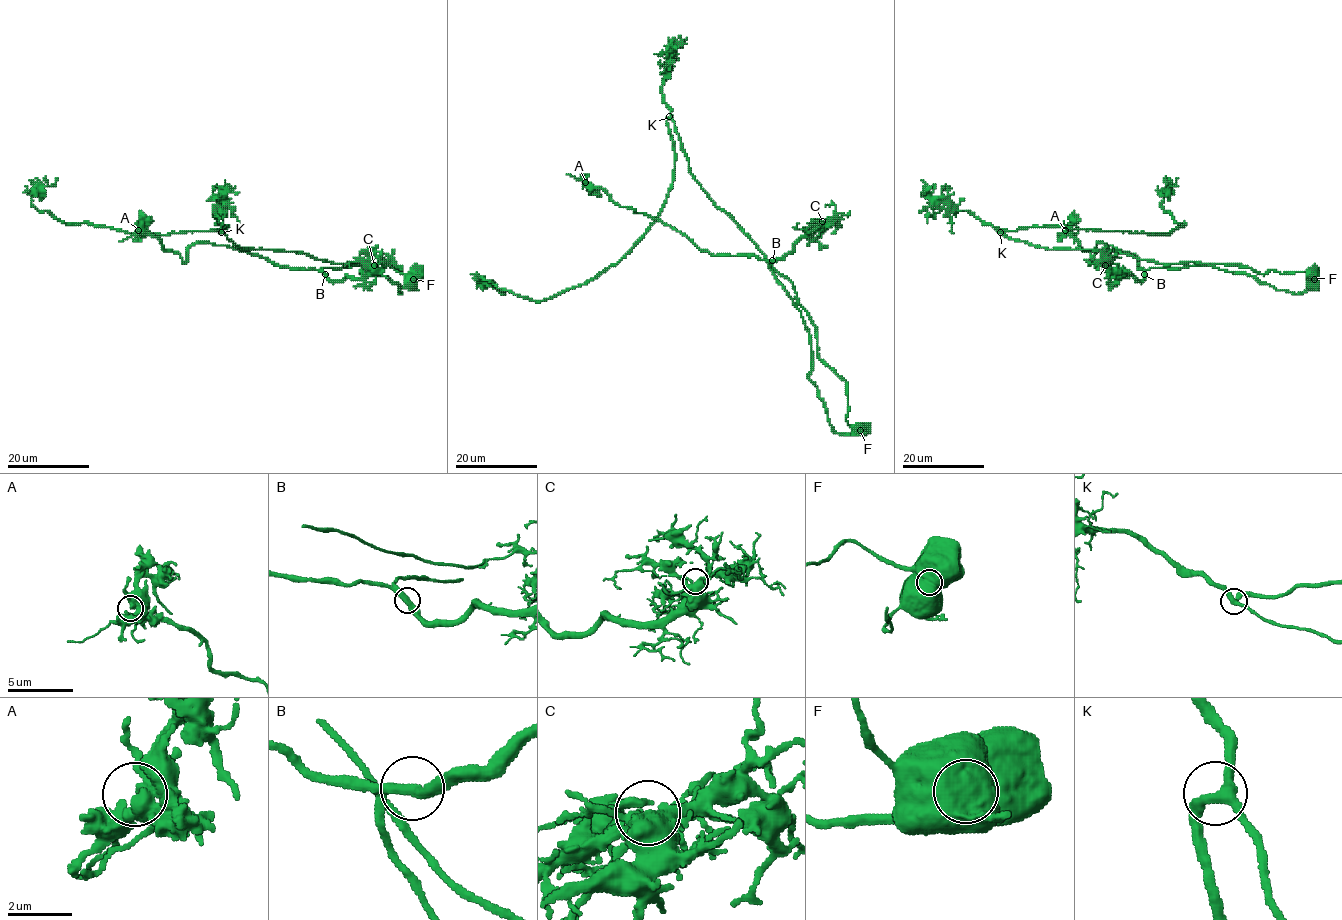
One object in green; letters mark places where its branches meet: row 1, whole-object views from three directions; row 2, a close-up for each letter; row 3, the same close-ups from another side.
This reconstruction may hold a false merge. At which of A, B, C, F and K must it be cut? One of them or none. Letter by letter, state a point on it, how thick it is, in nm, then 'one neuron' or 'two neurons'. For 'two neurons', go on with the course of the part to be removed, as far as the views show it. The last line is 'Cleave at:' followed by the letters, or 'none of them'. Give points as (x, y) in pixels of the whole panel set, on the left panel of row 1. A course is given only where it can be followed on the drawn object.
A: place (138, 230); calibre 400 nm; one neuron
B: place (325, 274); calibre 360 nm; one neuron
C: place (374, 265); calibre 480 nm; one neuron
F: place (413, 279); calibre 1350 nm; two neurons; course (413, 278), (400, 294), (365, 263), (242, 249), (227, 226), (162, 234), (65, 223), (32, 205), (58, 177)
K: place (221, 232); calibre 320 nm; one neuron
Cleave at: F

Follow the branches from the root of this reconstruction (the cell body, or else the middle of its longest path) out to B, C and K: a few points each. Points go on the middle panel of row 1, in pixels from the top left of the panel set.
B: (856, 432), (838, 434), (829, 421), (818, 388), (809, 381), (809, 331), (770, 268), (773, 260)
C: (856, 432), (838, 434), (830, 423), (818, 388), (809, 381), (809, 331), (769, 265), (789, 254), (822, 221)
K: (856, 432), (846, 420), (846, 383), (820, 359), (816, 326), (793, 285), (691, 174), (669, 116)

